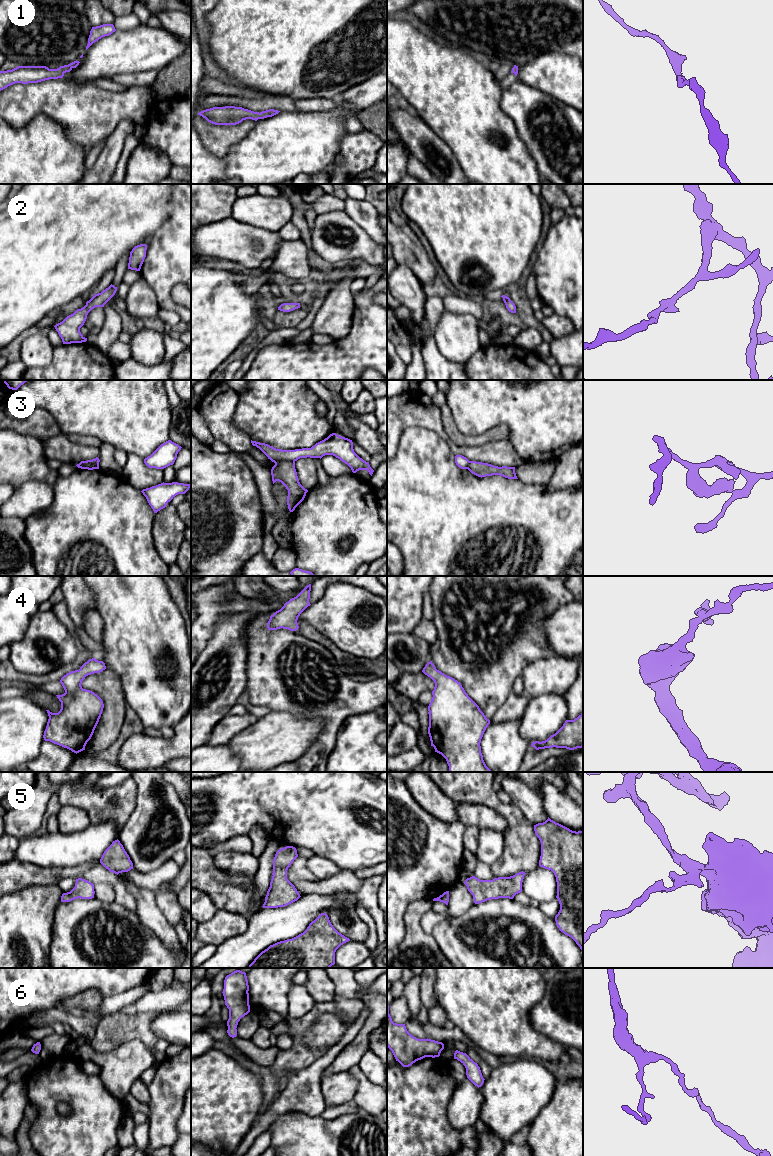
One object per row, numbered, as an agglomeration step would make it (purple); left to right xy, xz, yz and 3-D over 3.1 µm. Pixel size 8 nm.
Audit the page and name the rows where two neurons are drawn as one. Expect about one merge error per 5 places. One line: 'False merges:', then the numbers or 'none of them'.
False merges: 3

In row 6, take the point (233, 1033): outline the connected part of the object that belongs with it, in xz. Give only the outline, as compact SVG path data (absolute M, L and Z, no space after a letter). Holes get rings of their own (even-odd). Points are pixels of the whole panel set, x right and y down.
M236 970L227 975L224 980L223 996L229 1009L227 1033L230 1037L237 1036L237 1025L242 1017L250 1012L249 985L245 972Z

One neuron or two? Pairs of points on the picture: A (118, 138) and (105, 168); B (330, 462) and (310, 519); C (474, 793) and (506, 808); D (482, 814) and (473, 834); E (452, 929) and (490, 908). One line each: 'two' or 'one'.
A: one
B: two
C: one
D: two
E: one

